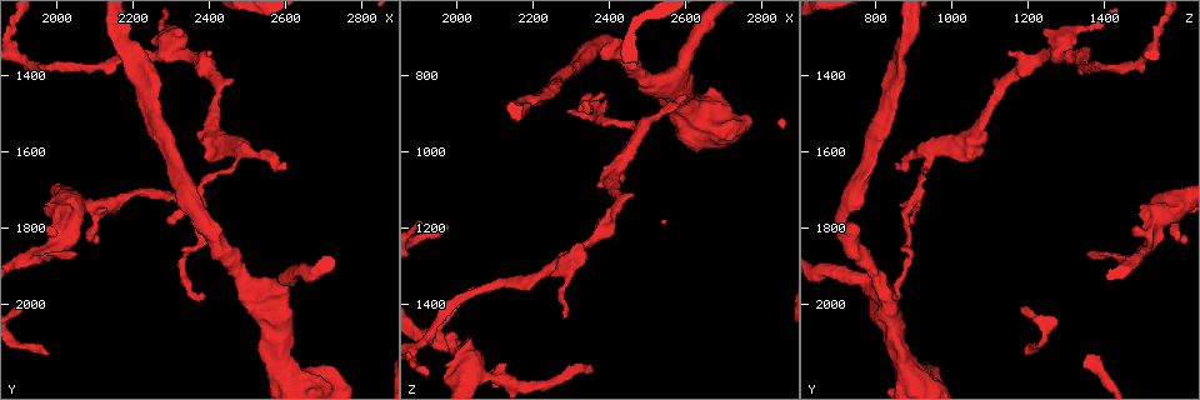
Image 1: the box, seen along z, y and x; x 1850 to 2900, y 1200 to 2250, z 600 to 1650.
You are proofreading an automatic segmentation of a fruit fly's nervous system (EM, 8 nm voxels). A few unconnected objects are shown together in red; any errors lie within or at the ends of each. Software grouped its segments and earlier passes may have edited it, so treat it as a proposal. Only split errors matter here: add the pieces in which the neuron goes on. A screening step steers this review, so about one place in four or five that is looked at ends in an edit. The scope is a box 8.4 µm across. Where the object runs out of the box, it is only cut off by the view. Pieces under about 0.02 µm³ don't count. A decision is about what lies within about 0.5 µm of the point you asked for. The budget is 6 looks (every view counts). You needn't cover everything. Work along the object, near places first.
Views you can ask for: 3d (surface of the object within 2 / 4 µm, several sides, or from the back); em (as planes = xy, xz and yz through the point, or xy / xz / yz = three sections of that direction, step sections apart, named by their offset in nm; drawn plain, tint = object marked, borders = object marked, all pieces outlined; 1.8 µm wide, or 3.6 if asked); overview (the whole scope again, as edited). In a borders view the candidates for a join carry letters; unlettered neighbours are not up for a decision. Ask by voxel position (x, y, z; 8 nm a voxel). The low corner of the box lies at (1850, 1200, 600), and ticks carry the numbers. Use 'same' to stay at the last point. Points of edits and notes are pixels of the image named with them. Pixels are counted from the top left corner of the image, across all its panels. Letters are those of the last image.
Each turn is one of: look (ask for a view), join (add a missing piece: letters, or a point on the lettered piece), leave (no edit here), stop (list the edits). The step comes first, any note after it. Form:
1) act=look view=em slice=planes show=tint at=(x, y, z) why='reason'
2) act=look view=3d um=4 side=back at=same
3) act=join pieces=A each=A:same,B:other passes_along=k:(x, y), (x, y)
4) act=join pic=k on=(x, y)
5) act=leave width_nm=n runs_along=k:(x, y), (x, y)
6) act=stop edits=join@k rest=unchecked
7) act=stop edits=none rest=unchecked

act=look view=em slice=xy step=8 show=borders at=(2380, 1980, 850) why='long arm stops here'

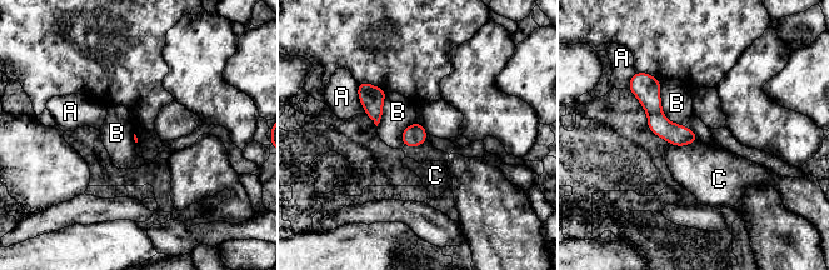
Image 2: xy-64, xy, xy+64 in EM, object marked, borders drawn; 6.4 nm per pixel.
act=leave each=A:other,B:other,C:other runs_along=2:(650, 80), (655, 115), (693, 138) found='none of them fits'

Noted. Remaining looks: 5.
act=look view=3d um=2 at=(2610, 1635, 860) why='branch stops here'

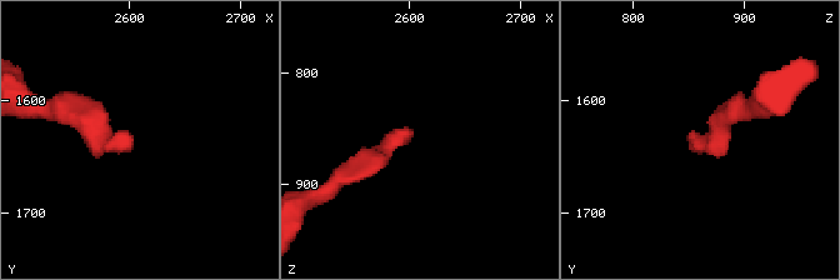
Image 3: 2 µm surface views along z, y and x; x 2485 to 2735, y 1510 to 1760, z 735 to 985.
act=look view=em slice=planes show=borders at=(2602, 1640, 854) why='shape alone is not enough'

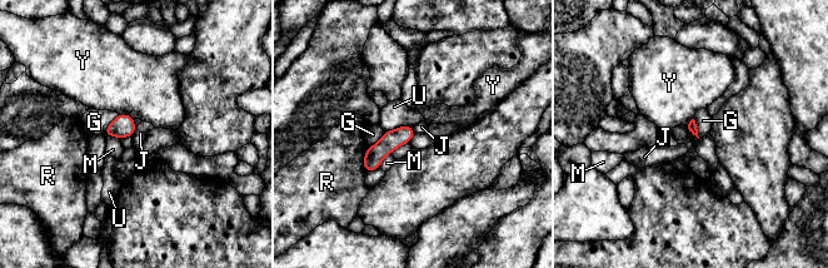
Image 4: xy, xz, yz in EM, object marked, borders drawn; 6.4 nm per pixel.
act=leave each=G:other,J:other,M:other,R:other,U:other,Y:other border=4:(687, 125), (698, 138) found='no lettered piece goes on from it'

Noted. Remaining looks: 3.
act=look view=em slice=planes show=borders at=(2330, 1290, 1245) why='branch stops here'

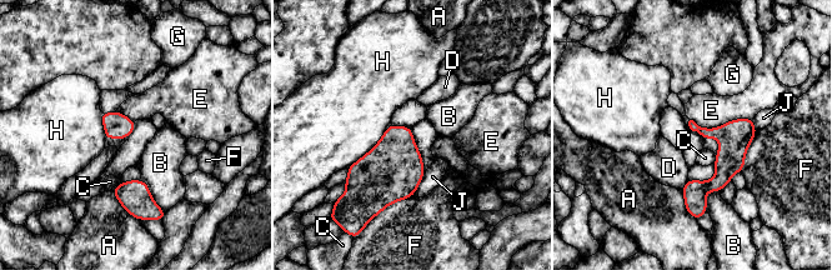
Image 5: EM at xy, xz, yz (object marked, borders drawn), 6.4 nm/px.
act=leave each=A:other,B:other,C:other,D:other,E:other,F:other,G:other,H:other,J:other runs_along=5:(750, 121), (698, 206) found='no lettered piece goes on from it'

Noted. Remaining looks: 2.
act=stop edits=none rest=unchecked

